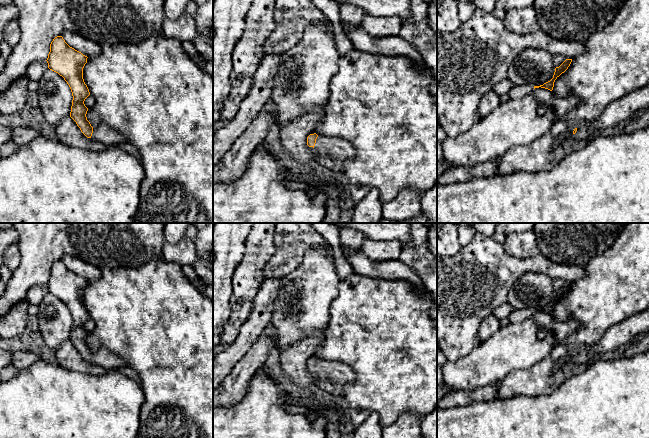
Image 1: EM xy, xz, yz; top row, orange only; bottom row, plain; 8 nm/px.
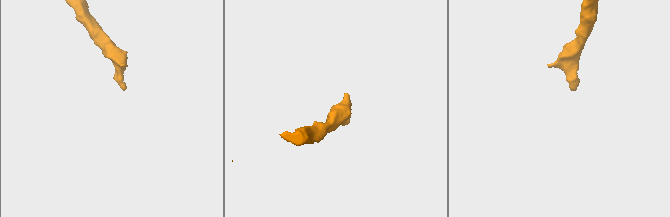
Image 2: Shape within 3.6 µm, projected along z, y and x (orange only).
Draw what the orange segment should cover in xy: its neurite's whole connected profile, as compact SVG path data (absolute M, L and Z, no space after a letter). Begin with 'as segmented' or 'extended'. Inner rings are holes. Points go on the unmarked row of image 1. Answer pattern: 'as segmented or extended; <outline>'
extended; M57 260L50 268L48 278L48 292L64 302L69 309L73 324L70 341L76 346L81 356L103 369L113 369L126 366L125 361L105 348L93 352L87 344L88 332L84 325L90 319L83 303L83 292L87 287L87 280L70 271L62 260Z

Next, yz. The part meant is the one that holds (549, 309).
as segmented; M566 283L559 291L555 292L553 302L550 305L544 307L543 309L540 309L540 310L534 310L534 313L541 311L541 312L545 312L545 313L548 313L548 314L552 315L553 311L554 311L555 304L562 297L564 297L568 293L568 291L570 290L571 286L572 286L572 283Z

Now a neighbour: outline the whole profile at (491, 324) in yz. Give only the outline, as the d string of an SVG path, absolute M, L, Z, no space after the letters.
M491 314L481 322L478 328L478 336L480 341L484 342L488 340L500 328L500 320Z

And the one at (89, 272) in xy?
M66 255L62 258L62 261L70 271L87 281L98 280L101 276L100 268L77 257Z

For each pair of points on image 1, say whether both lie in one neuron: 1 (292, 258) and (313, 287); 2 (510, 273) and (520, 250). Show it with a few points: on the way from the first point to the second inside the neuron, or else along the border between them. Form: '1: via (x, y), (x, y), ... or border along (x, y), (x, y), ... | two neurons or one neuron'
1: border along (314, 248), (306, 252), (295, 269), (280, 278) | two neurons
2: border along (502, 244), (508, 254), (520, 259), (539, 252) | two neurons

